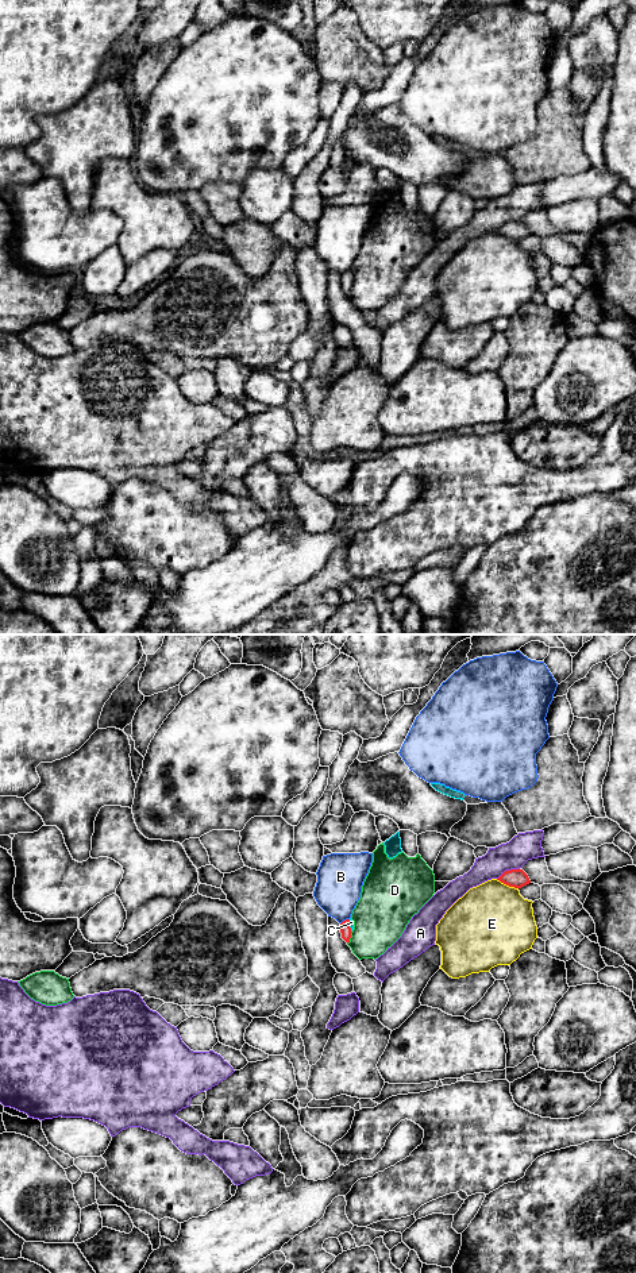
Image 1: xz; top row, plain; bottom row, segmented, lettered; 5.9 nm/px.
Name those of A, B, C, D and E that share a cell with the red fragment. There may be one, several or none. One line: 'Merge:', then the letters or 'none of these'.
Merge: C

